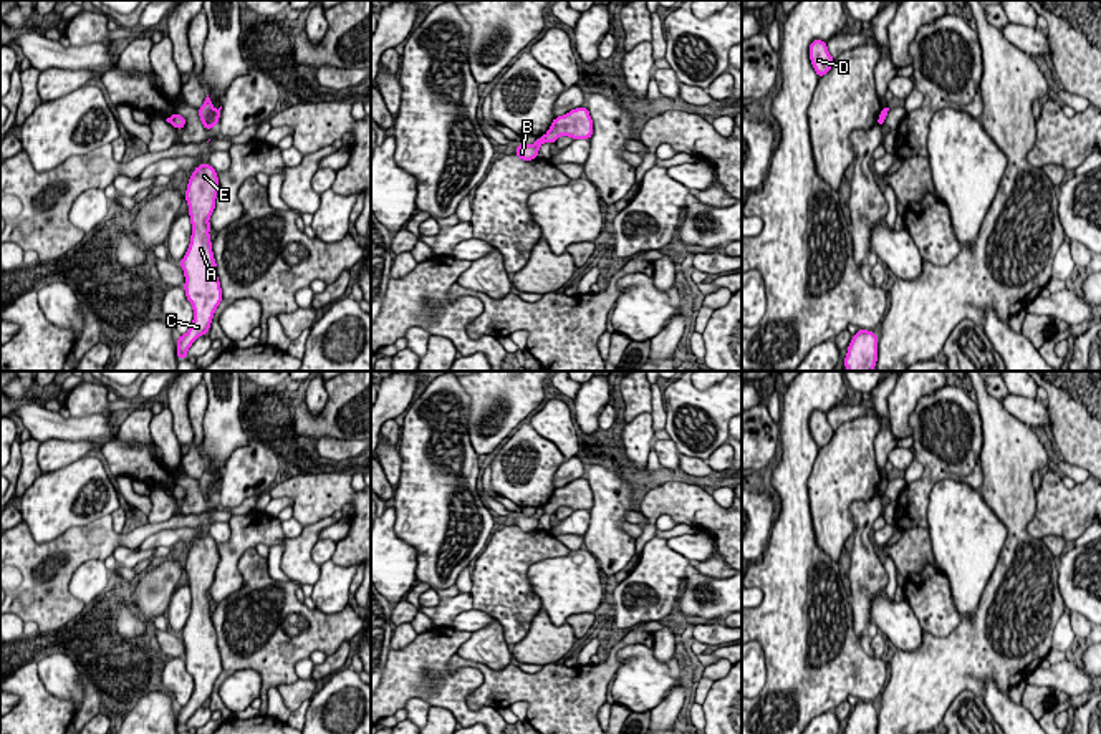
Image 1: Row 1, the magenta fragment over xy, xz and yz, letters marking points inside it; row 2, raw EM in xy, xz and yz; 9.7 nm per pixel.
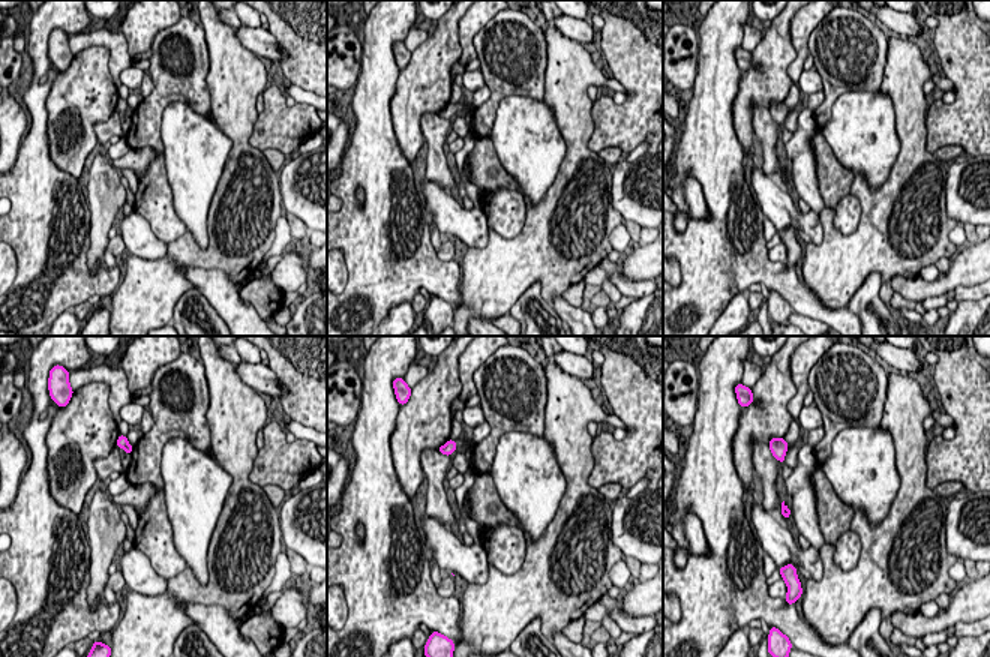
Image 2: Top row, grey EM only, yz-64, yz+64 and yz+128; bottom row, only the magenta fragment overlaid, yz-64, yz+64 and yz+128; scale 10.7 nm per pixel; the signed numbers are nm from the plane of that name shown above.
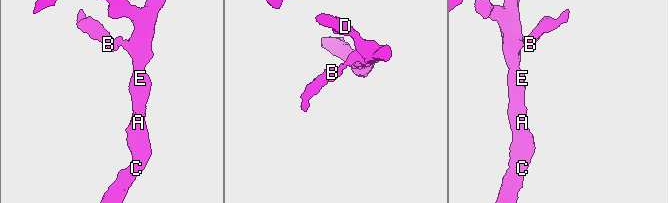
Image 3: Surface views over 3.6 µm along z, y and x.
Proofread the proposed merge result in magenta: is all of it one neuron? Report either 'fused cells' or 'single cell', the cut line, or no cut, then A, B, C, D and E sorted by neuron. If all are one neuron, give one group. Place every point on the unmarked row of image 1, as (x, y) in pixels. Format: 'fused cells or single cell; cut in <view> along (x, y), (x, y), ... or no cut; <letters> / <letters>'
fused cells; cut in xz along (542, 509), (545, 512); A C D E / B

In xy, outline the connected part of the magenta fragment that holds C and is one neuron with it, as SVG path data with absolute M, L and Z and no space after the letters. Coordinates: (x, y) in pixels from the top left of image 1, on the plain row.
M210 535L197 537L189 548L185 562L192 606L189 620L179 633L185 648L185 668L194 679L194 691L189 703L177 707L179 731L187 729L187 721L192 714L209 703L214 684L222 673L222 659L209 606L209 590L215 580L217 563L217 542Z

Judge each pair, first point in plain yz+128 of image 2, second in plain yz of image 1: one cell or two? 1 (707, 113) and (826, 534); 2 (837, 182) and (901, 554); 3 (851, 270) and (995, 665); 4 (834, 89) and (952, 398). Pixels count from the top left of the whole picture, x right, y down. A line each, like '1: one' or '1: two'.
1: two
2: one
3: one
4: one

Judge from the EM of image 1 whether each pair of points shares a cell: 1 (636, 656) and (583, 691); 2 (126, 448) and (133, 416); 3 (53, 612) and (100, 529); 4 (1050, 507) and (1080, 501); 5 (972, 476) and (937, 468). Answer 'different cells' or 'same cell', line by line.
1: different cells
2: same cell
3: same cell
4: same cell
5: same cell

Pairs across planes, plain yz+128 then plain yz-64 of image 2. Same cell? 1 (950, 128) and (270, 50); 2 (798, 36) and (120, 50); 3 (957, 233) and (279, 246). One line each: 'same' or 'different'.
1: different
2: different
3: same

